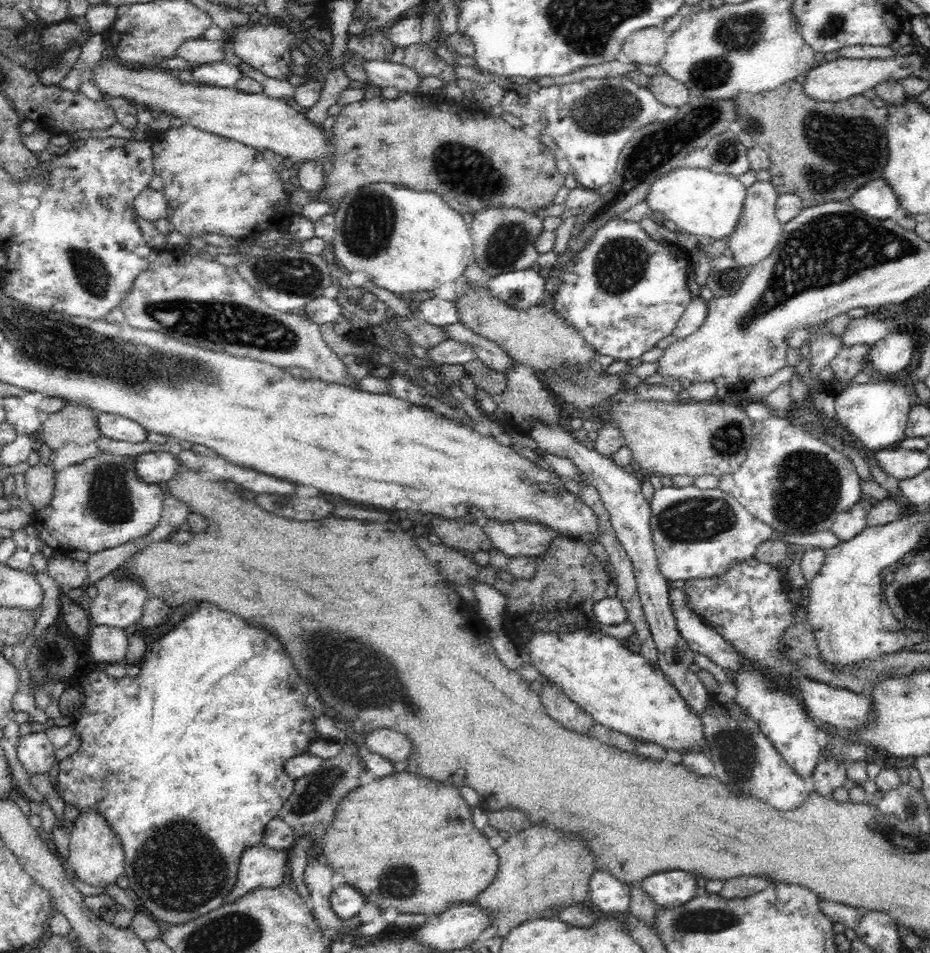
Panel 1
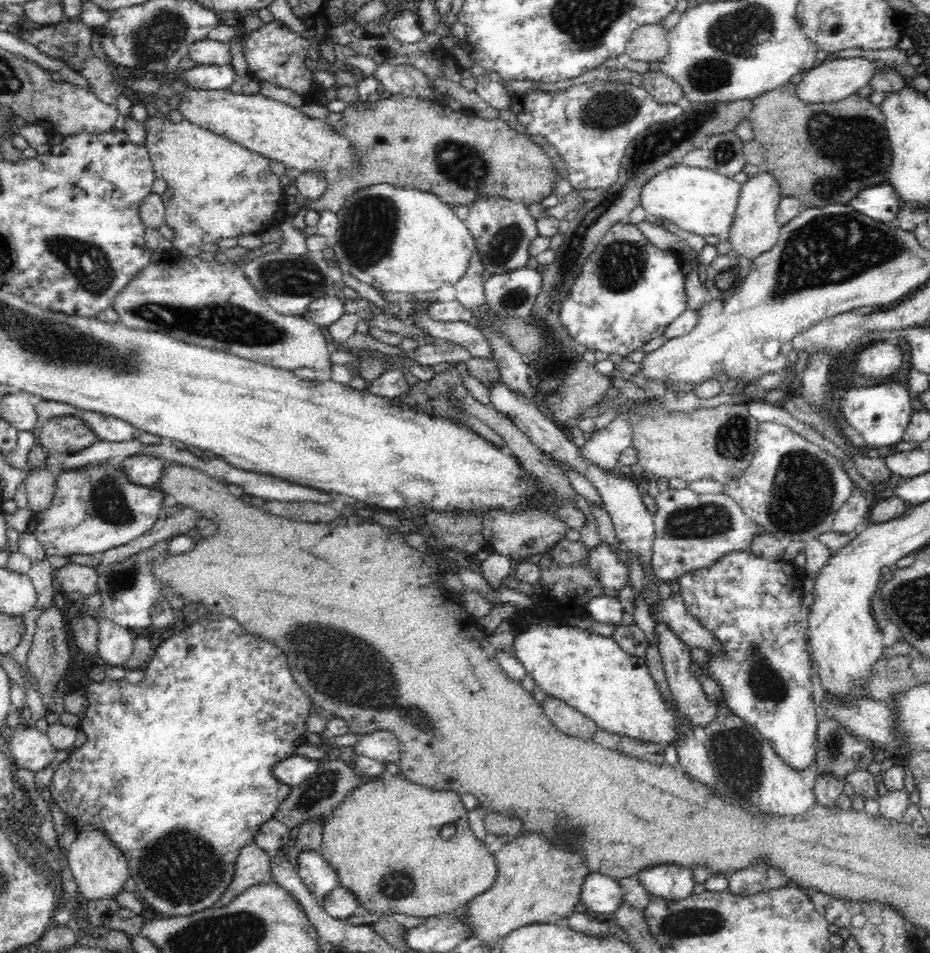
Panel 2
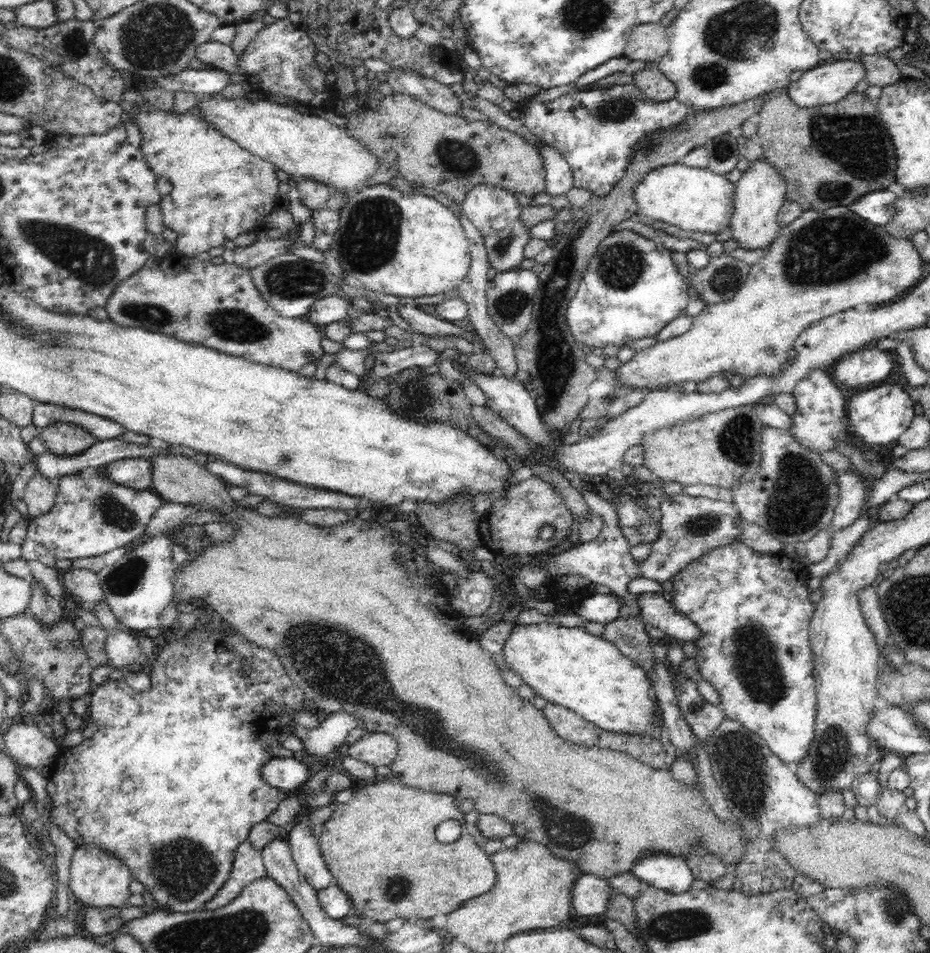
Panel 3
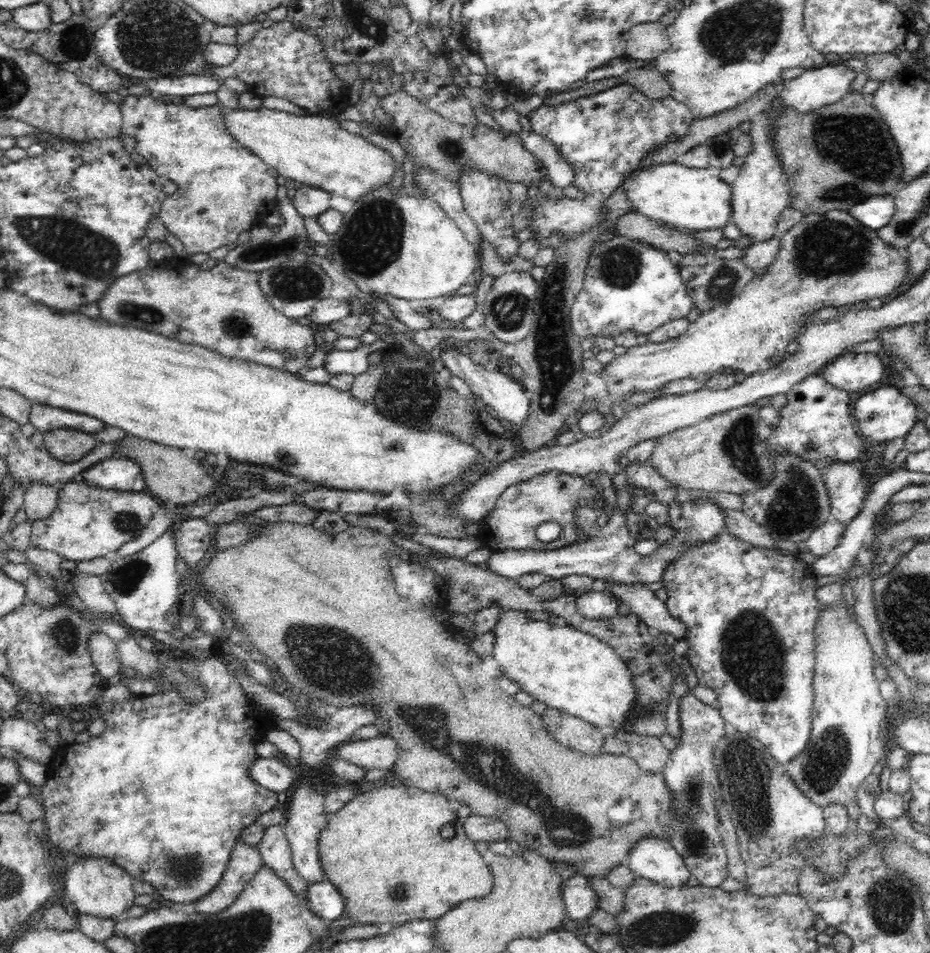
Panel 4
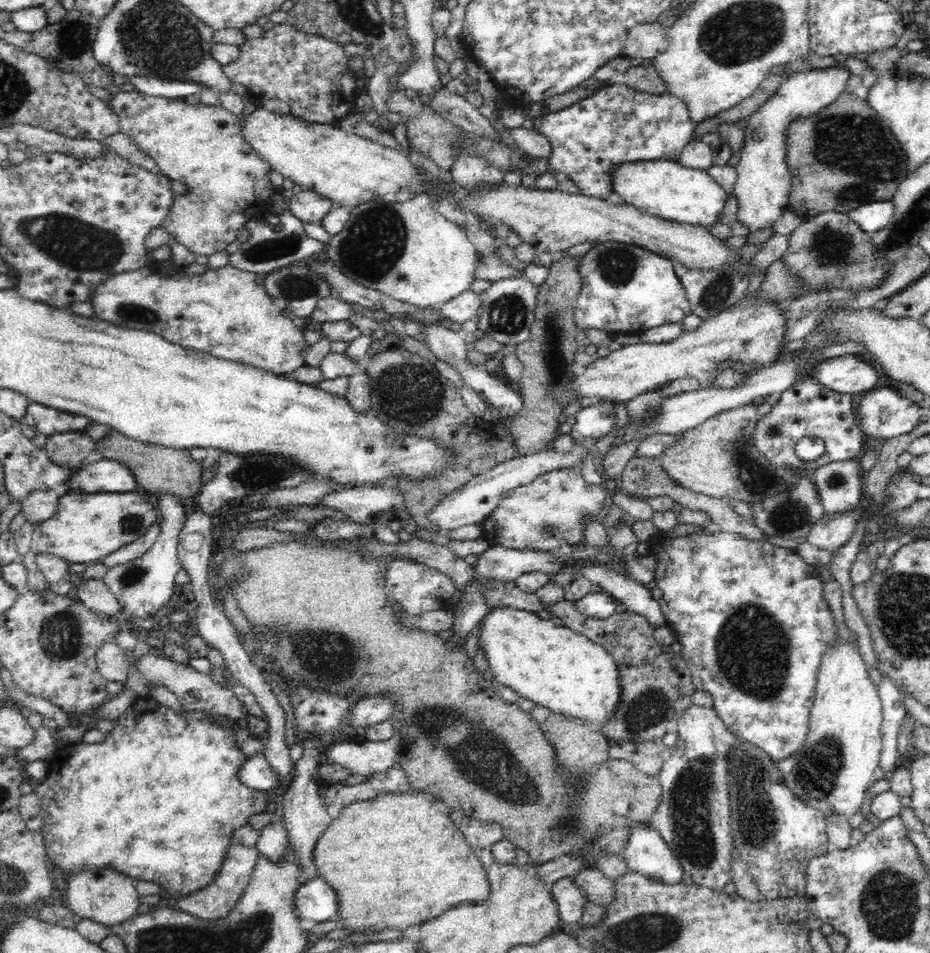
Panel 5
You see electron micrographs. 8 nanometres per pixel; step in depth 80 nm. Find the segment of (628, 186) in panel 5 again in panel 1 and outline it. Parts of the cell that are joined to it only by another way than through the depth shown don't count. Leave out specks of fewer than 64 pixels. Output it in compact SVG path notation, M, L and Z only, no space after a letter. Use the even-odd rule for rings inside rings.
M680 166L672 172L668 172L660 178L654 180L649 186L646 202L649 206L649 212L654 216L665 216L675 222L679 230L690 232L696 237L709 236L718 240L729 237L736 228L740 220L742 209L746 198L746 186L740 182L737 177L726 174L715 174L709 169L693 169L686 166Z

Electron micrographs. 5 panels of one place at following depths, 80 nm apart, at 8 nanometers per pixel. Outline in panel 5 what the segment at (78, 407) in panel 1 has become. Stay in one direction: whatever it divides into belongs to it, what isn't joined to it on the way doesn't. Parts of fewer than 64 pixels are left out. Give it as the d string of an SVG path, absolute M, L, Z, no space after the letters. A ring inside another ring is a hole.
M63 431L47 438L45 452L54 464L76 469L96 447L97 443L84 432Z

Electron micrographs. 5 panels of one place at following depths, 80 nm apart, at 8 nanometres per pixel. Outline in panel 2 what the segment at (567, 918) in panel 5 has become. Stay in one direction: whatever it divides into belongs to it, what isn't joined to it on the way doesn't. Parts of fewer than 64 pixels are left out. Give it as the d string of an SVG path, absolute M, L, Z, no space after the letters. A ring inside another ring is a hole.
M588 873L582 886L579 908L586 913L611 914L625 902L621 884L600 873Z

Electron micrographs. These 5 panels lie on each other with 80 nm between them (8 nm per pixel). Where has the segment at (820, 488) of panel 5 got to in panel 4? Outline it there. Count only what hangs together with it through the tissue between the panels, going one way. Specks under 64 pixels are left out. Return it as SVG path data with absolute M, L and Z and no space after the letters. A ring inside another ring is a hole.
M837 461L823 468L824 481L830 490L831 520L850 524L862 511L867 492L862 481L862 463Z

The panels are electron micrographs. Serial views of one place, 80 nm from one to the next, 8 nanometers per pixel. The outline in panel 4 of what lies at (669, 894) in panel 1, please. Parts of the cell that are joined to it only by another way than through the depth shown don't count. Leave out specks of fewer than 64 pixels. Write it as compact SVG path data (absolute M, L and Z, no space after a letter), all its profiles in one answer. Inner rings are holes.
M644 838L634 848L628 867L637 877L670 889L686 886L690 870L666 840Z

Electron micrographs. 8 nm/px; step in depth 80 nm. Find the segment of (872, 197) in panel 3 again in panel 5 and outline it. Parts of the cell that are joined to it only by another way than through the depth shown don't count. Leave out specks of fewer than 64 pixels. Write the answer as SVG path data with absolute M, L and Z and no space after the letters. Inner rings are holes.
M890 200L890 202L870 202L866 206L862 204L846 213L862 230L873 234L882 230L892 220L894 211L894 203Z

